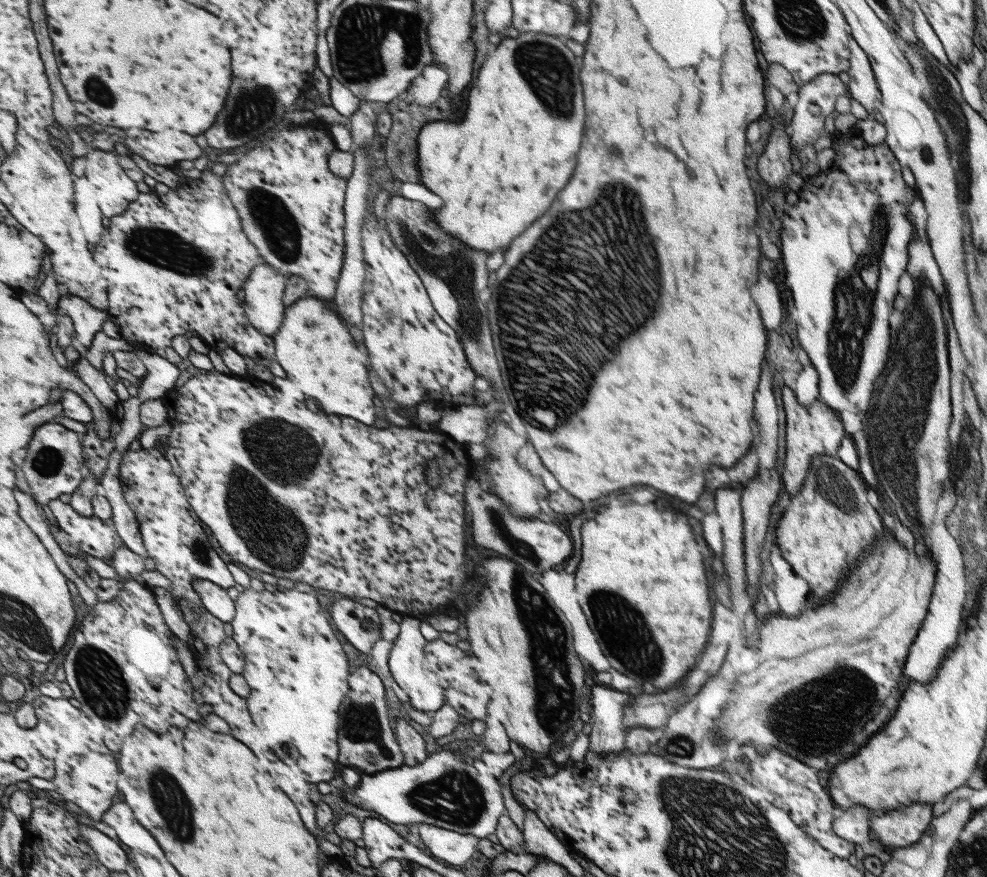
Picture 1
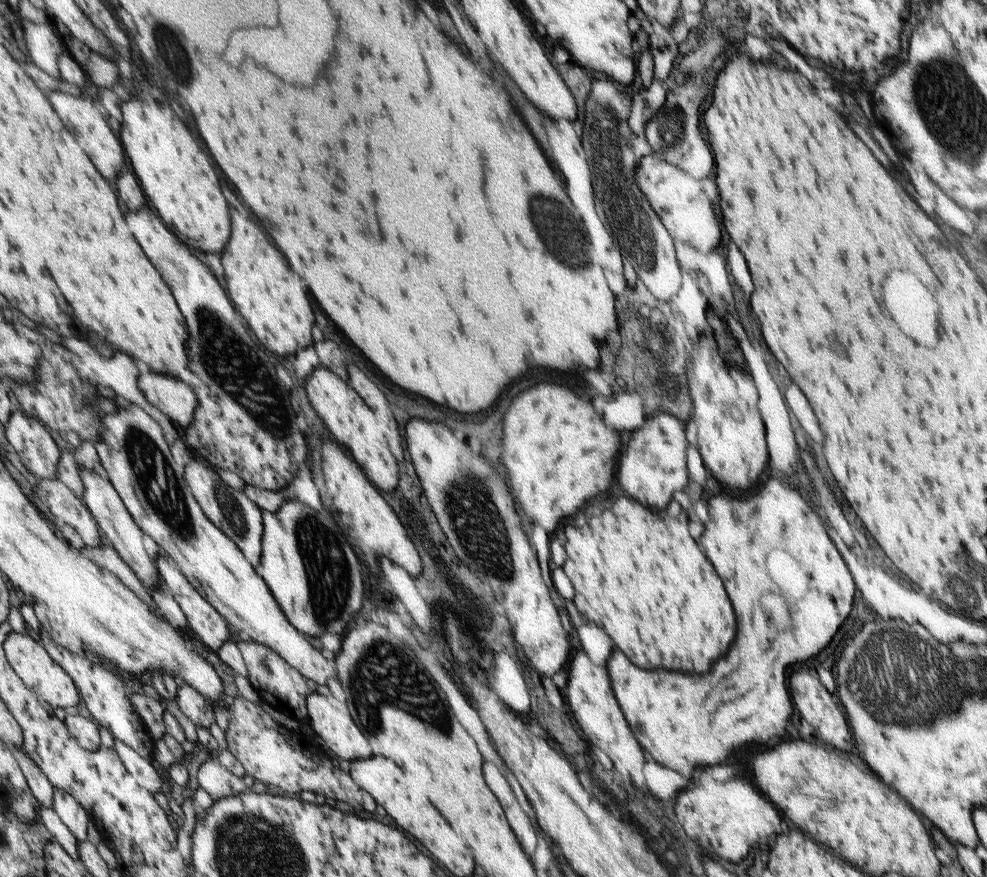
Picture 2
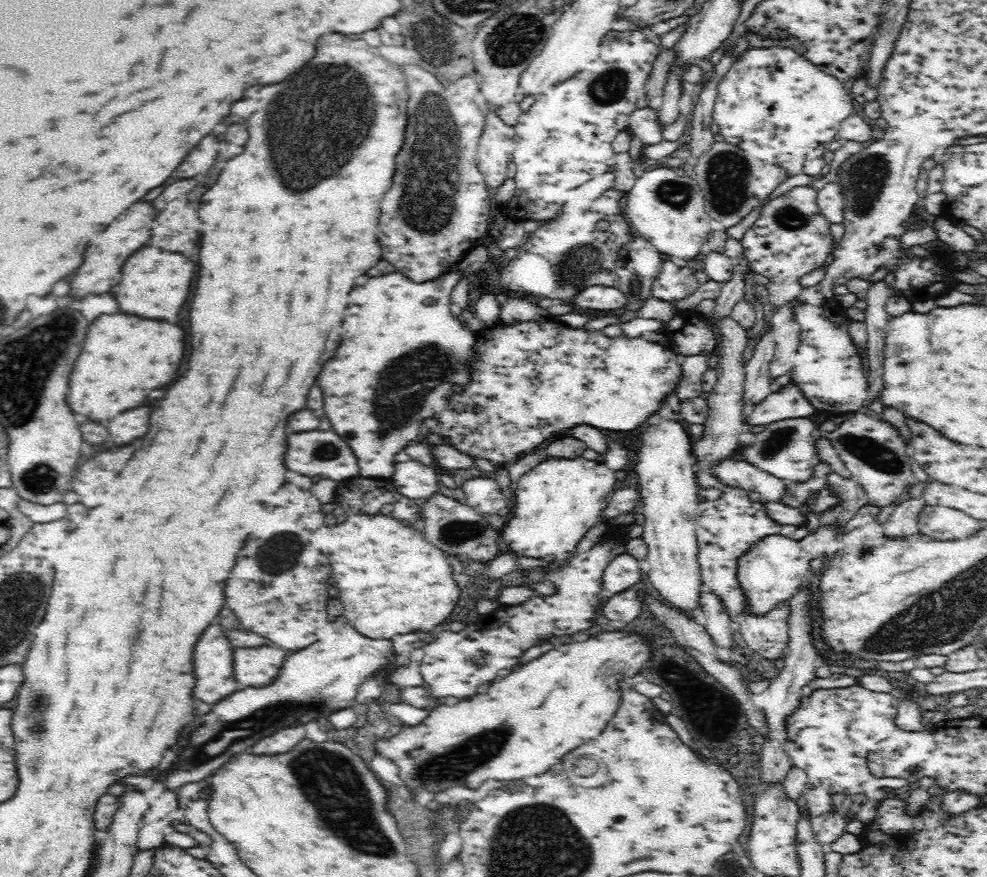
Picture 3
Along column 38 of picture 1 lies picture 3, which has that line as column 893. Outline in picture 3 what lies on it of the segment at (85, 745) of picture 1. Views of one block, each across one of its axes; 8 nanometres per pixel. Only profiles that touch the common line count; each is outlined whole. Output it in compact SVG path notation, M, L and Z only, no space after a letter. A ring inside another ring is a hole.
M848 686L848 688L832 688L832 690L814 690L808 697L801 700L800 706L787 718L786 732L789 745L786 752L793 762L793 766L806 772L806 780L810 786L818 786L826 789L831 794L856 795L865 793L869 802L863 804L861 810L856 813L856 819L863 823L874 820L877 814L877 805L880 800L888 796L889 789L902 788L911 784L907 780L894 777L878 778L874 776L866 766L865 754L868 749L875 749L876 743L887 737L888 734L898 730L892 719L896 714L896 706L900 700L886 692L873 692L862 686Z

